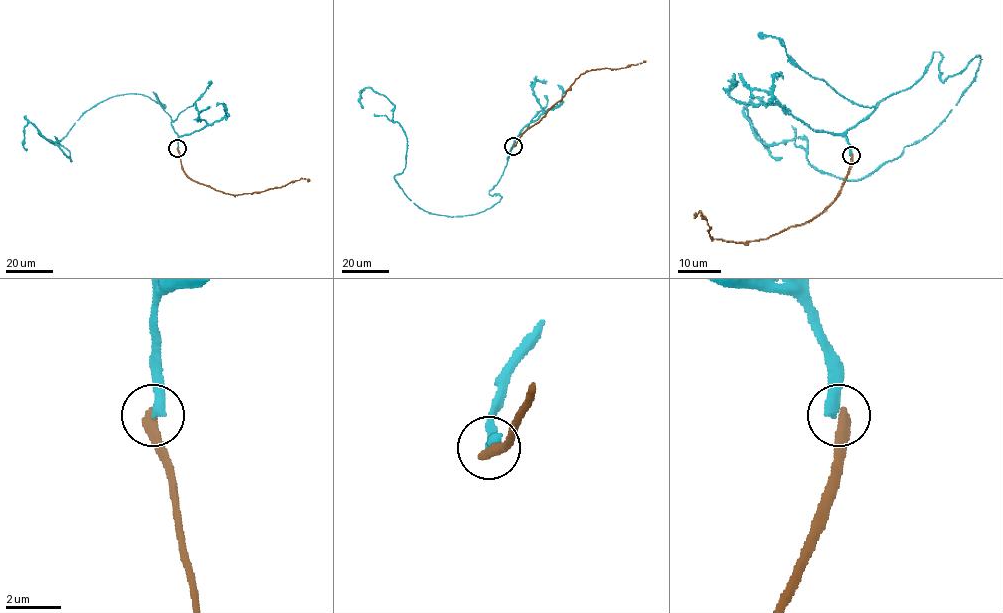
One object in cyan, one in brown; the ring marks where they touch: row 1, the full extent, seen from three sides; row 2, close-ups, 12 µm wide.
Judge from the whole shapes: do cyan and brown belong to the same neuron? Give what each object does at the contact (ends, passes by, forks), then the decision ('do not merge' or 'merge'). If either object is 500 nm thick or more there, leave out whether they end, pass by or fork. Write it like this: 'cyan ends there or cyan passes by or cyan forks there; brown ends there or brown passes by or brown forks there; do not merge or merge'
cyan ends there; brown ends there; do not merge

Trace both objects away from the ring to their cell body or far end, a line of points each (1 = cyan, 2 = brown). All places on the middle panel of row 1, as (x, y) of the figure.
1: (514, 146), (489, 192), (500, 200), (430, 213), (394, 179), (407, 149), (394, 105), (367, 87), (362, 108)
2: (514, 146), (581, 74), (591, 70), (625, 67), (644, 60)

